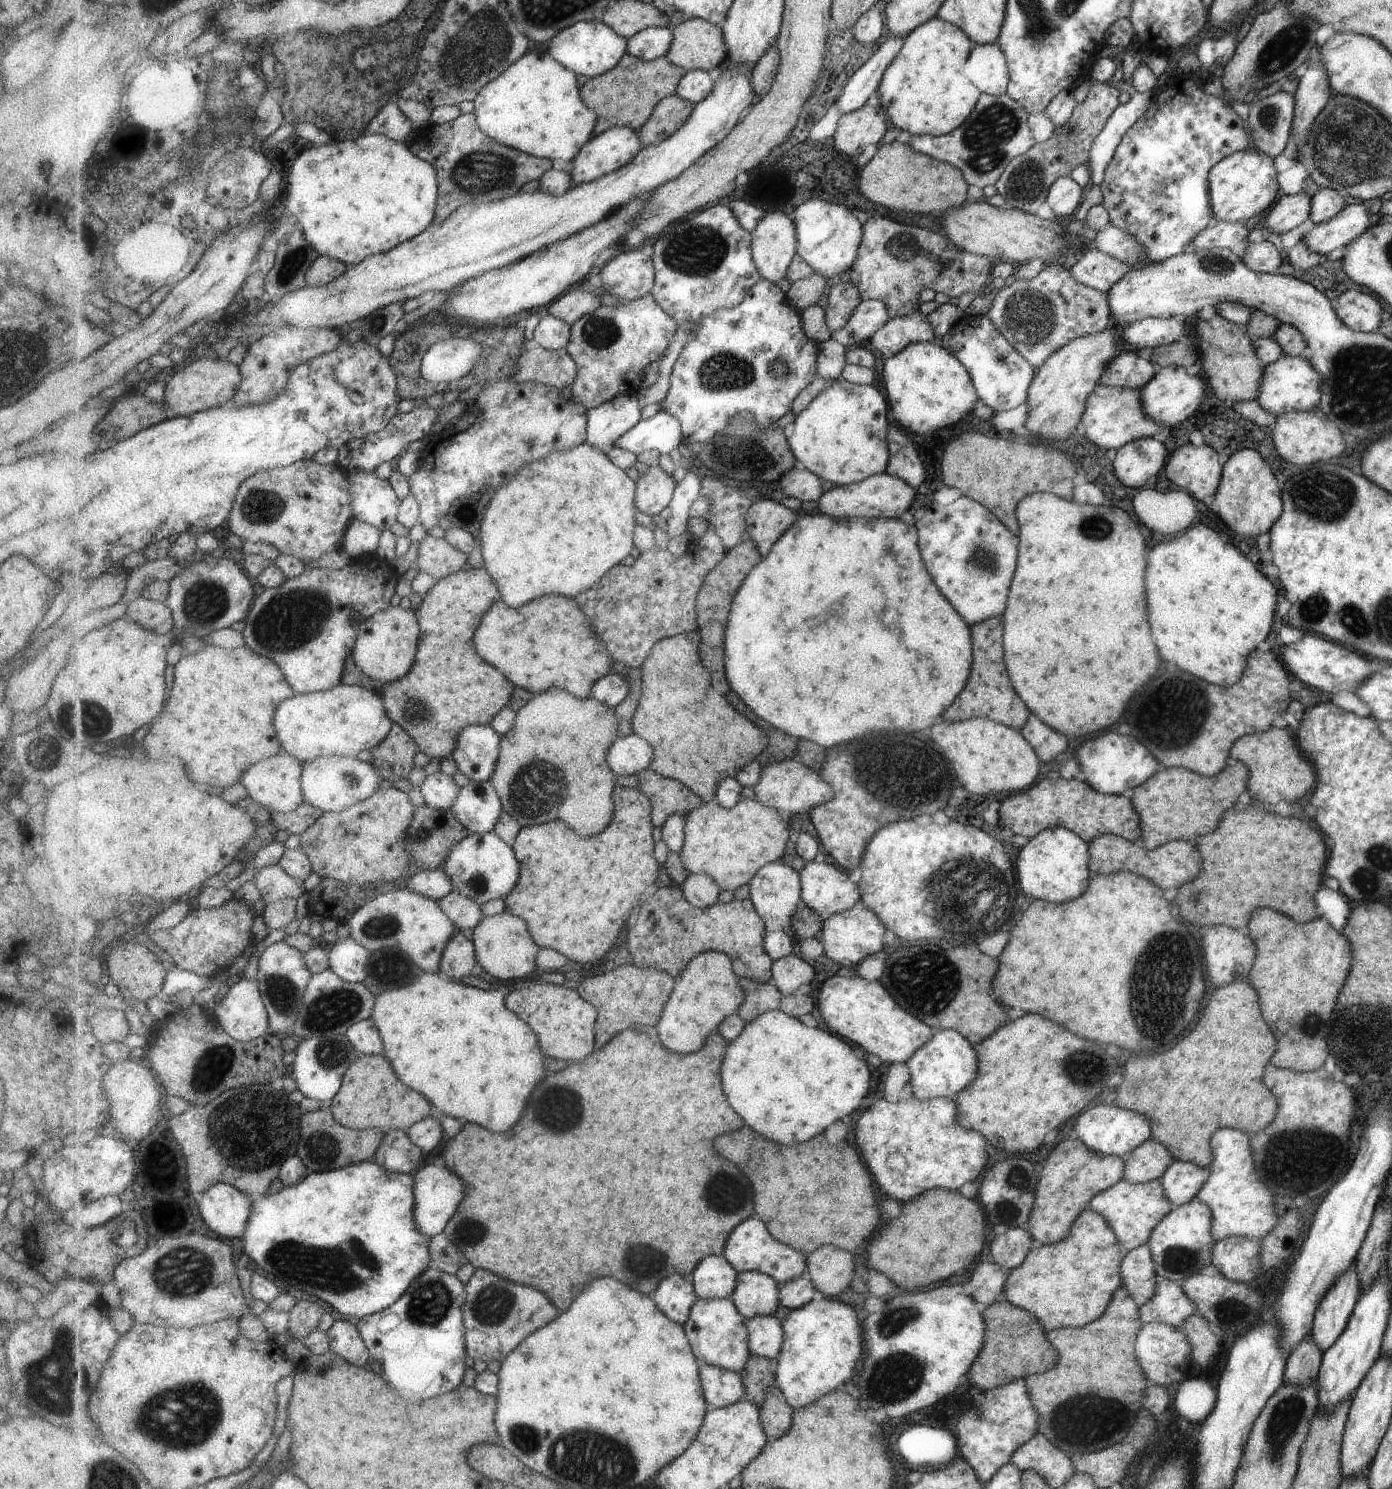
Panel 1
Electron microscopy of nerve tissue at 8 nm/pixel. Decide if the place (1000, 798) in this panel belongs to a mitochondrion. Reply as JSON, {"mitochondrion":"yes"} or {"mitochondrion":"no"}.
{"mitochondrion":"no"}

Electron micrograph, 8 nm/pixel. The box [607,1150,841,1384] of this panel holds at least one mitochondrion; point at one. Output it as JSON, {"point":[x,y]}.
{"point":[724,1203]}

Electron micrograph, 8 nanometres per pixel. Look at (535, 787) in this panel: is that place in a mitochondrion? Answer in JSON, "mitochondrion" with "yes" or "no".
{"mitochondrion":"yes"}

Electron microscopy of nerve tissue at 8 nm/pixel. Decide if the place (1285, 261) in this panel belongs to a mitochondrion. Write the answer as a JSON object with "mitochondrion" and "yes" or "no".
{"mitochondrion":"no"}

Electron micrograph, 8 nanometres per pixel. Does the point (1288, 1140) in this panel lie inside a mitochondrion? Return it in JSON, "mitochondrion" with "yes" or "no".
{"mitochondrion":"yes"}

